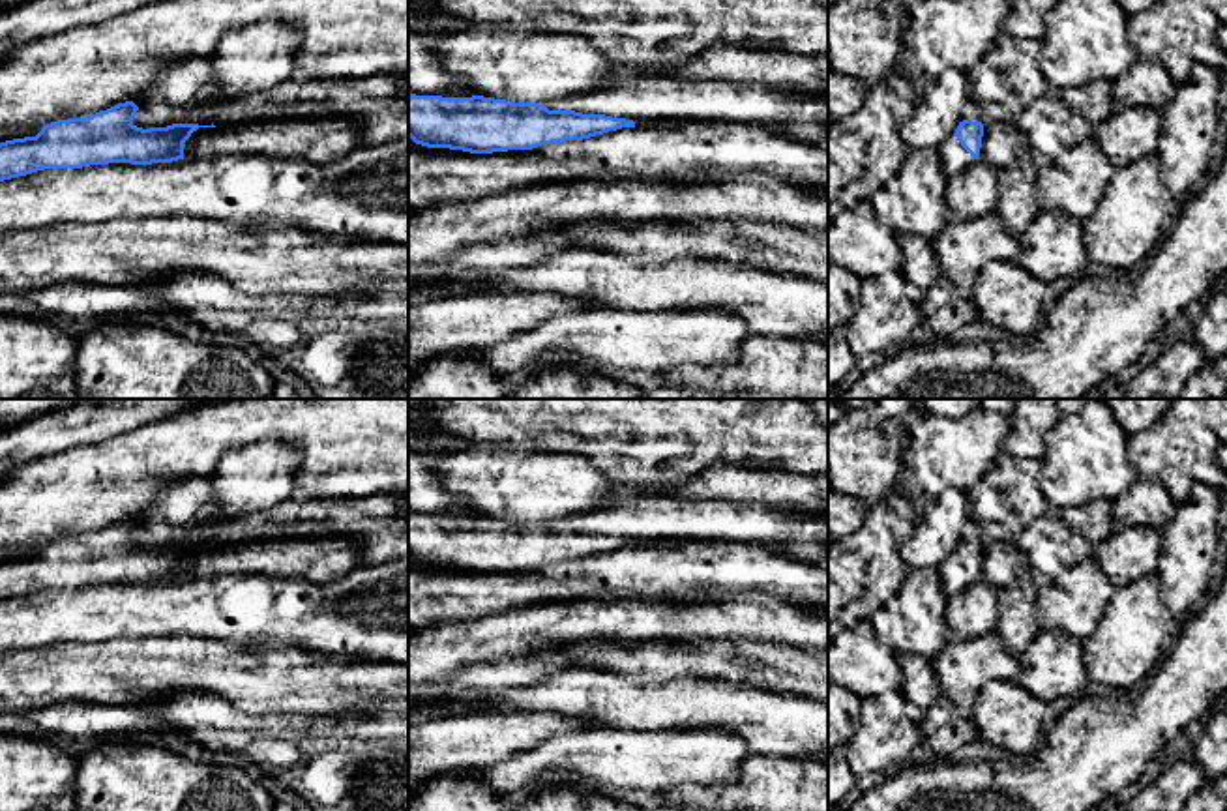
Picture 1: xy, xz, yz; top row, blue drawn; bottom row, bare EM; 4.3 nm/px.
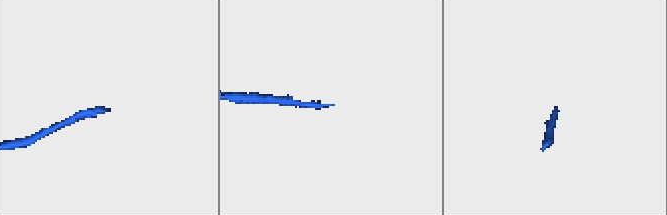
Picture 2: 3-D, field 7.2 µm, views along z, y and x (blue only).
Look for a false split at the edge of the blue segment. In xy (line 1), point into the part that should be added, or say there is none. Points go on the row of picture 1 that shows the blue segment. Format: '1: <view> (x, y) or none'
1: none

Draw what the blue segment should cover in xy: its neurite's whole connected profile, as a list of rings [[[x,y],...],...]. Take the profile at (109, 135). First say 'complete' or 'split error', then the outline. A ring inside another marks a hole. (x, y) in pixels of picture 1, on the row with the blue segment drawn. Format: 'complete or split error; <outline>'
complete; [[[126,101],[126,103],[114,105],[107,111],[99,111],[92,116],[51,122],[51,124],[43,125],[36,137],[24,137],[24,139],[13,139],[13,140],[0,142],[0,182],[26,176],[26,174],[45,170],[45,169],[82,169],[82,167],[90,167],[90,165],[109,165],[109,163],[131,163],[131,165],[172,163],[172,161],[184,159],[184,142],[191,137],[193,131],[197,131],[199,127],[215,127],[214,124],[212,125],[172,124],[167,127],[142,129],[133,124],[137,111],[139,111],[139,107],[133,101]]]

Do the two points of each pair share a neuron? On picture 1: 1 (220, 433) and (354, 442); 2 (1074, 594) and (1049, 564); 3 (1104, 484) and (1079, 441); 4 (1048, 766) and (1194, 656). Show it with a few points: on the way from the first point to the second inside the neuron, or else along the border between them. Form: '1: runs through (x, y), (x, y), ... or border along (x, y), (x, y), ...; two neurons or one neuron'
1: runs through (253, 422), (321, 422); one neuron
2: border along (1091, 555), (1068, 566), (1040, 589); two neurons
3: runs through (1100, 472), (1087, 452); one neuron
4: runs through (1085, 759), (1098, 746), (1113, 738), (1158, 693); one neuron

